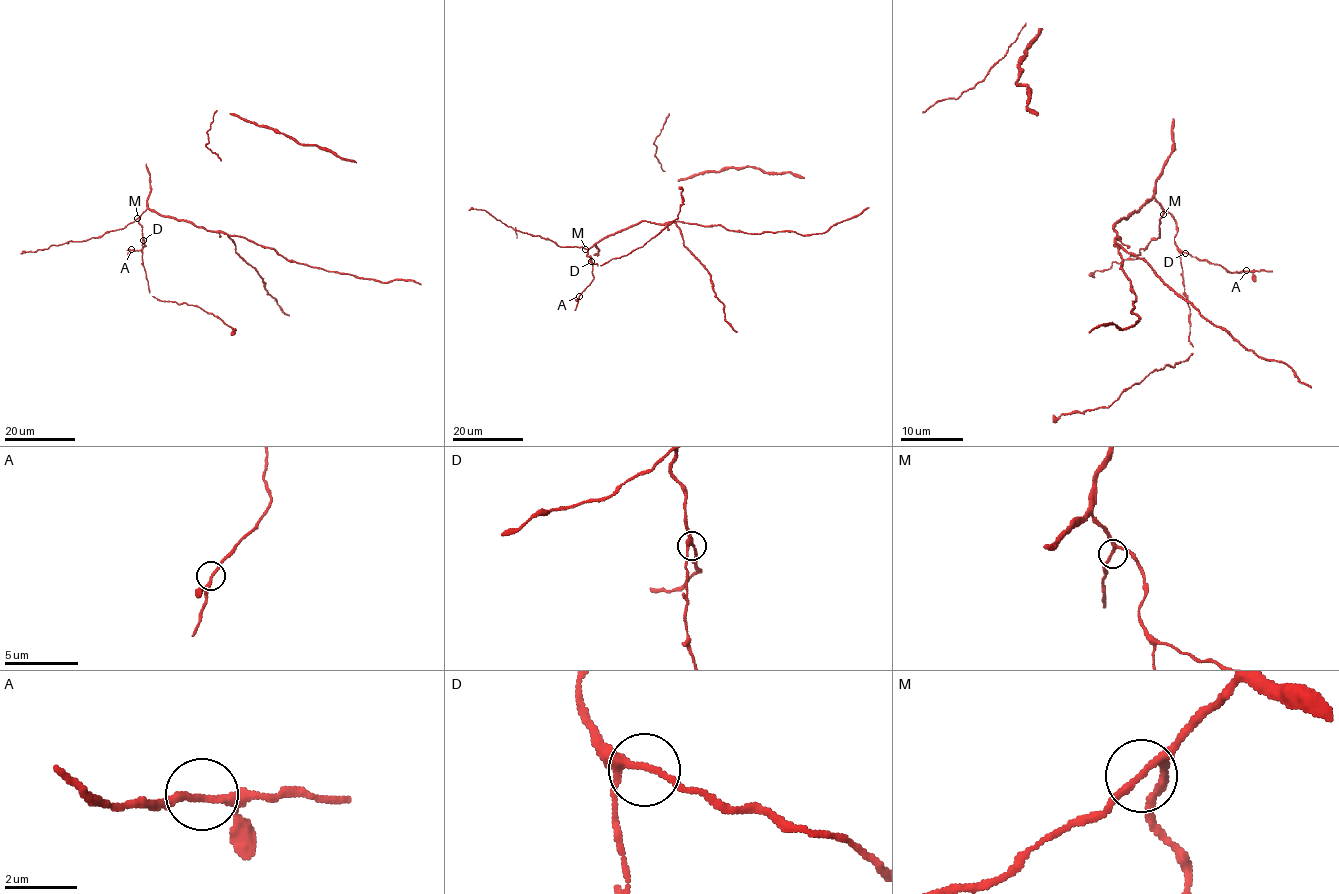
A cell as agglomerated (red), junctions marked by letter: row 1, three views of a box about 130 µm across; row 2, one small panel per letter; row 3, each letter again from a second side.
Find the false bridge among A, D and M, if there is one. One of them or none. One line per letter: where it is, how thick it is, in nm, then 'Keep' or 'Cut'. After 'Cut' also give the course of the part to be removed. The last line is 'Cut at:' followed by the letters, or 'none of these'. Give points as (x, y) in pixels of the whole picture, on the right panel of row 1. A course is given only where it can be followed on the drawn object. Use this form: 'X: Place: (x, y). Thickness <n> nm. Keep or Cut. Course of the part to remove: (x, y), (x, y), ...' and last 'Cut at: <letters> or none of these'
A: Place: (1246, 270). Thickness 170 nm. Keep
D: Place: (1185, 253). Thickness 200 nm. Keep
M: Place: (1163, 214). Thickness 170 nm. Keep
Cut at: none of these

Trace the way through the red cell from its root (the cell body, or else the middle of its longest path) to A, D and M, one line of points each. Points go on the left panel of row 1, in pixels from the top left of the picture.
A: (200, 226), (147, 209), (139, 220), (145, 246), (139, 250), (131, 249)
D: (200, 226), (147, 209), (139, 220), (143, 240)
M: (200, 226), (162, 216), (149, 209), (137, 218)

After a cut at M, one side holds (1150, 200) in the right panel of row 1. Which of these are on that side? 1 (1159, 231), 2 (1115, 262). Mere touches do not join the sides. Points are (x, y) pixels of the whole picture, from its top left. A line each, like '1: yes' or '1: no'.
1: no
2: no

